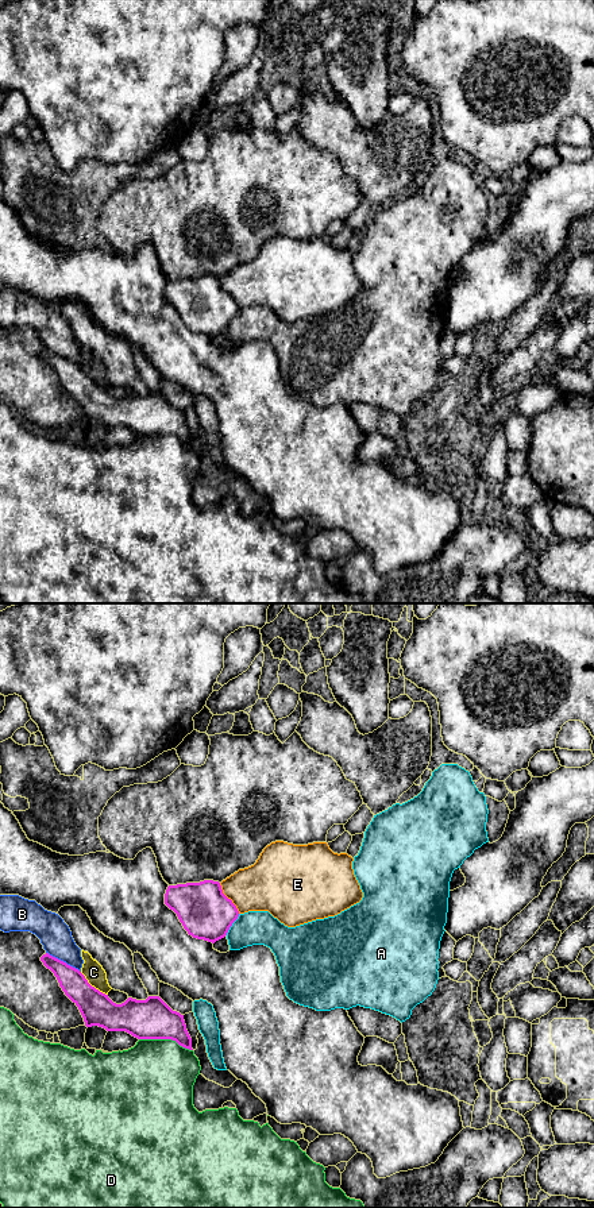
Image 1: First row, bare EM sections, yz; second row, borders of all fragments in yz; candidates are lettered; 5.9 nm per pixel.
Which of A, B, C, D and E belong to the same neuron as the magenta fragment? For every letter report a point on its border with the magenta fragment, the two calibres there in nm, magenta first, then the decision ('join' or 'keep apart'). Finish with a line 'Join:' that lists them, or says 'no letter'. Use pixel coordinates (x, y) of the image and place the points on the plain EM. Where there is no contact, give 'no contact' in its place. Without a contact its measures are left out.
A: yz (231, 320) | 320/200 nm | keep apart
B: yz (62, 357) | 160/190 nm | keep apart
C: yz (93, 382) | 190/120 nm | keep apart
D: yz (166, 433) | 240/460 nm | keep apart
E: yz (227, 293) | 320/300 nm | keep apart
Join: no letter

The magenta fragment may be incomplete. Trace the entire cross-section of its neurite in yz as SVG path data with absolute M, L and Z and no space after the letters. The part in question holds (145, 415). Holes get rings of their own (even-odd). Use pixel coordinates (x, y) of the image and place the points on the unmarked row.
M49 348L43 350L40 356L78 402L86 422L126 427L138 435L171 435L193 445L184 410L173 406L159 391L148 391L146 395L128 393L116 400L108 390L92 382L78 364Z

